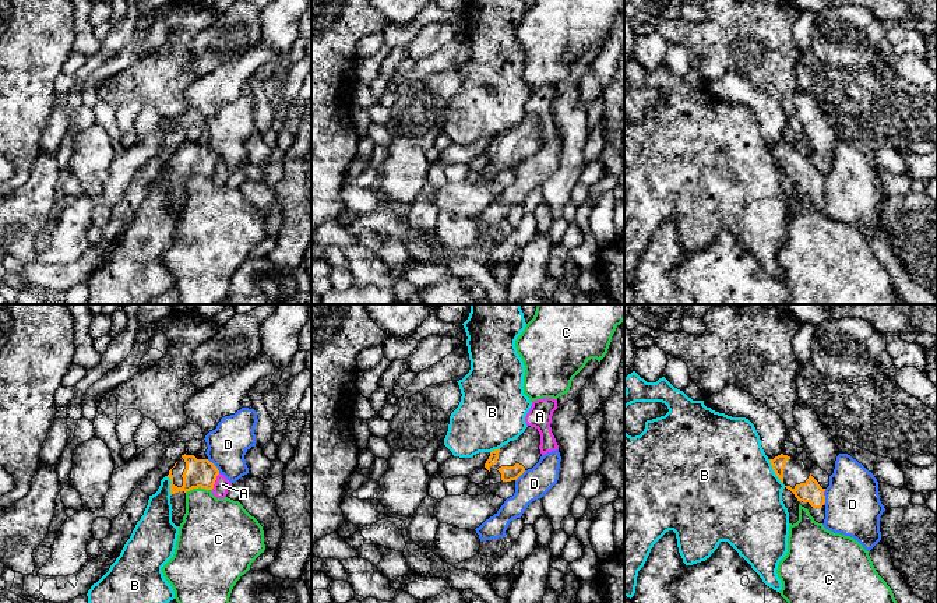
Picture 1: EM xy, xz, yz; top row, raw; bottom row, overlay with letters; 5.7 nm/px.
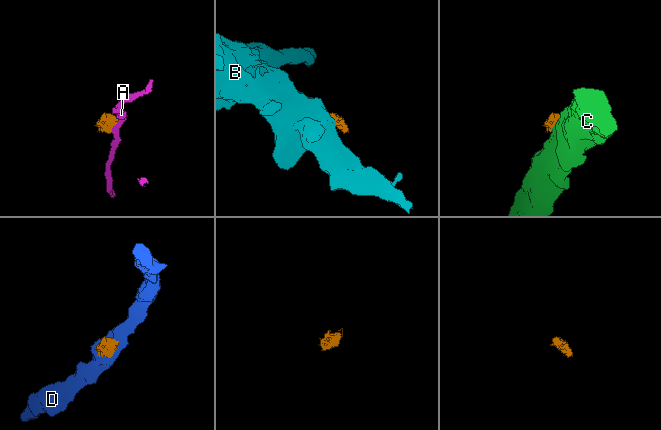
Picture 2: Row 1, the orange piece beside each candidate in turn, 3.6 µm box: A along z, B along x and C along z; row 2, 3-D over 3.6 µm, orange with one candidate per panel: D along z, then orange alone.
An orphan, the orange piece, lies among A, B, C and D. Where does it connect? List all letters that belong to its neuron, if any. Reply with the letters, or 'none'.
none

